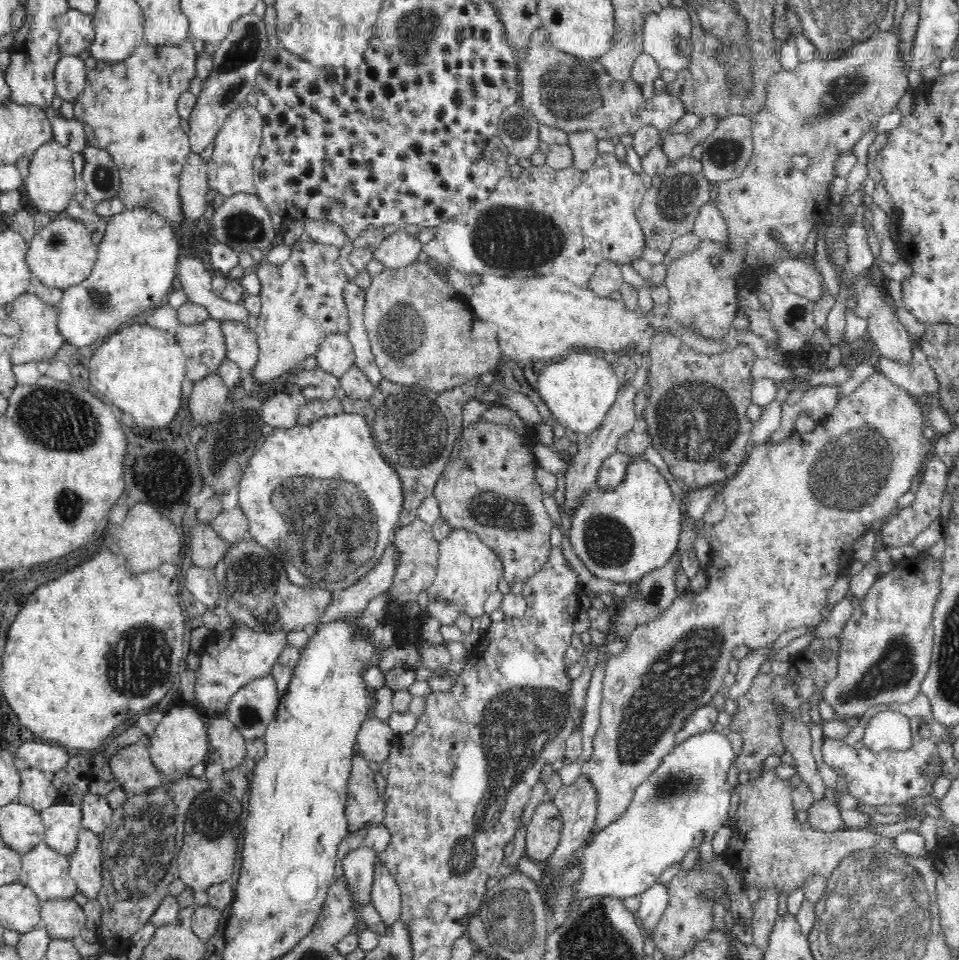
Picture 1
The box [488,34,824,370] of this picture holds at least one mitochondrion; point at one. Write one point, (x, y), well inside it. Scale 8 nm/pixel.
(571, 94)

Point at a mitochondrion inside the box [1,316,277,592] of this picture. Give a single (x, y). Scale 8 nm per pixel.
(62, 422)

